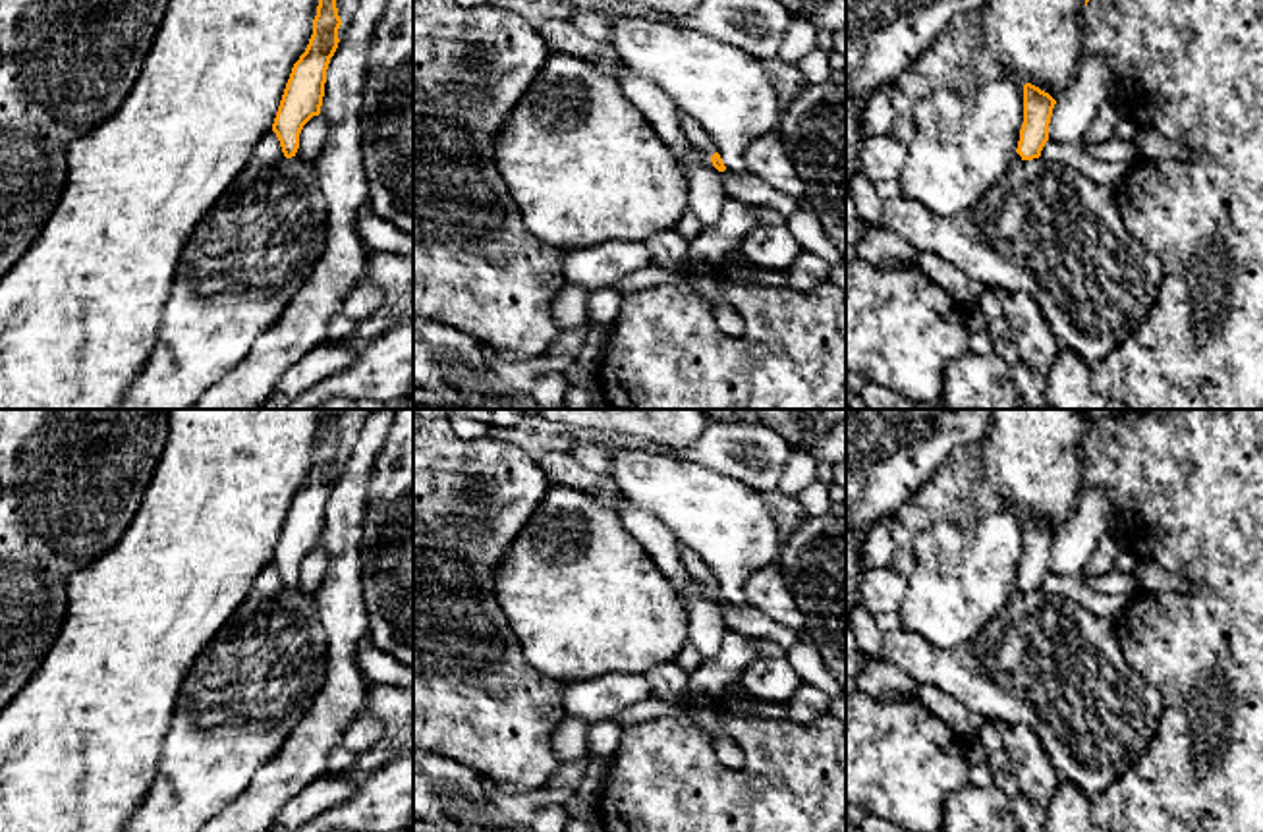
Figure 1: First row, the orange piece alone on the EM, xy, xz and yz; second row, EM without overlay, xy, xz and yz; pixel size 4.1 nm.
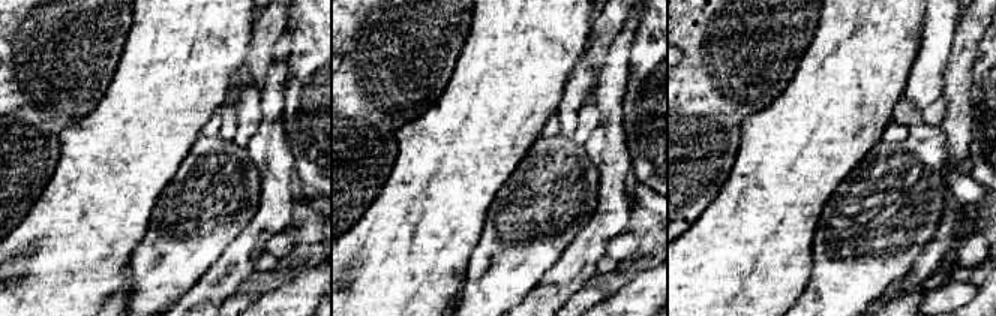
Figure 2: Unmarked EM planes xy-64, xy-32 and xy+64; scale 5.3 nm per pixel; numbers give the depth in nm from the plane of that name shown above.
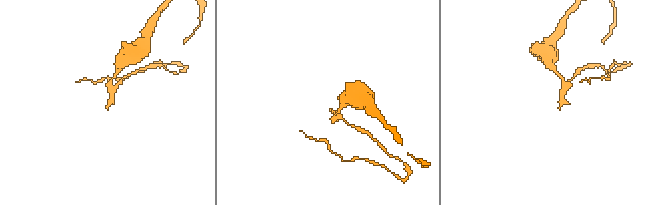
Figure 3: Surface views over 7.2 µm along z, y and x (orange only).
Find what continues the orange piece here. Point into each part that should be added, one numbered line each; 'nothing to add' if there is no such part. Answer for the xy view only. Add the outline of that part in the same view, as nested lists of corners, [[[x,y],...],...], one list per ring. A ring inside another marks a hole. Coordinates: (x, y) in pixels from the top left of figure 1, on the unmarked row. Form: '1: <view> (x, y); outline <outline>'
nothing to add

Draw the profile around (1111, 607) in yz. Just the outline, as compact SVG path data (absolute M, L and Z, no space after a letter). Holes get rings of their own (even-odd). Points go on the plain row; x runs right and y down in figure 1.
M1049 571L1041 583L1041 591L1066 596L1085 606L1097 618L1105 618L1110 622L1116 622L1130 604L1128 595L1093 593L1085 587L1081 573L1056 575Z

